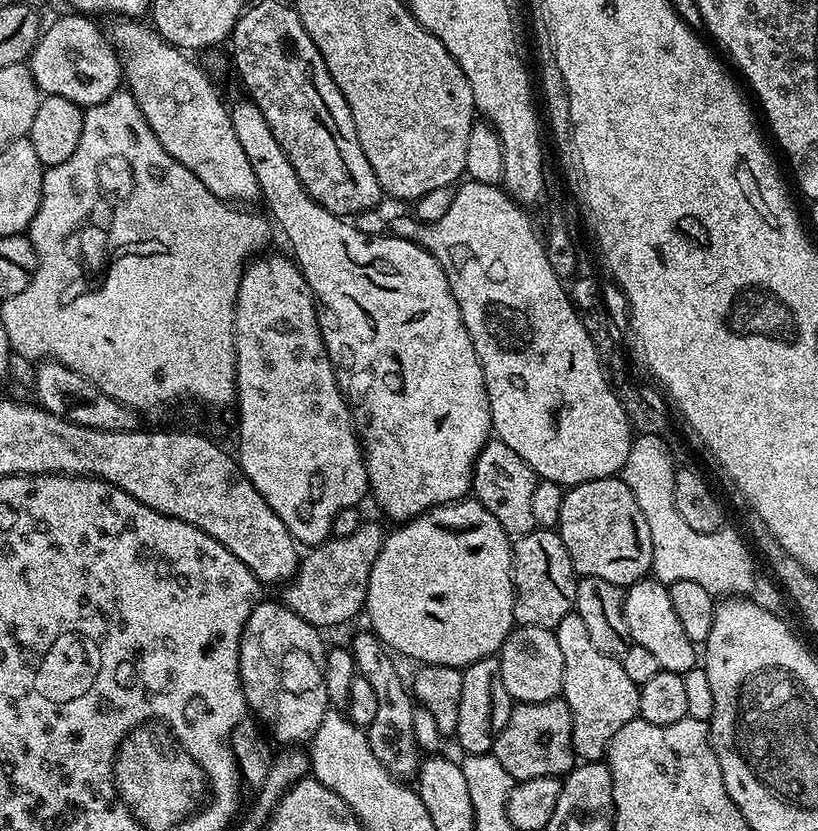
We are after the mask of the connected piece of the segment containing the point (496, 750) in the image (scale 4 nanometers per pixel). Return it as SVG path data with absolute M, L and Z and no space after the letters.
M562 698L529 704L517 703L506 726L502 726L491 755L502 762L502 770L506 770L506 774L510 774L516 782L547 776L563 777L574 767L570 706Z

